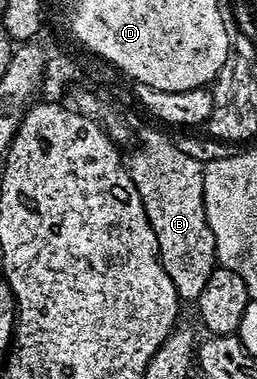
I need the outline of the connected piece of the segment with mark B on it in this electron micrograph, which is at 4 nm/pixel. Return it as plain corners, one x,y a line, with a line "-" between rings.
152,128
140,132
140,145
130,156
132,181
144,203
146,218
158,238
160,261
174,282
174,290
181,301
195,302
198,294
206,287
210,274
218,267
214,230
206,222
206,206
202,186
204,164
178,150
173,137
163,136

